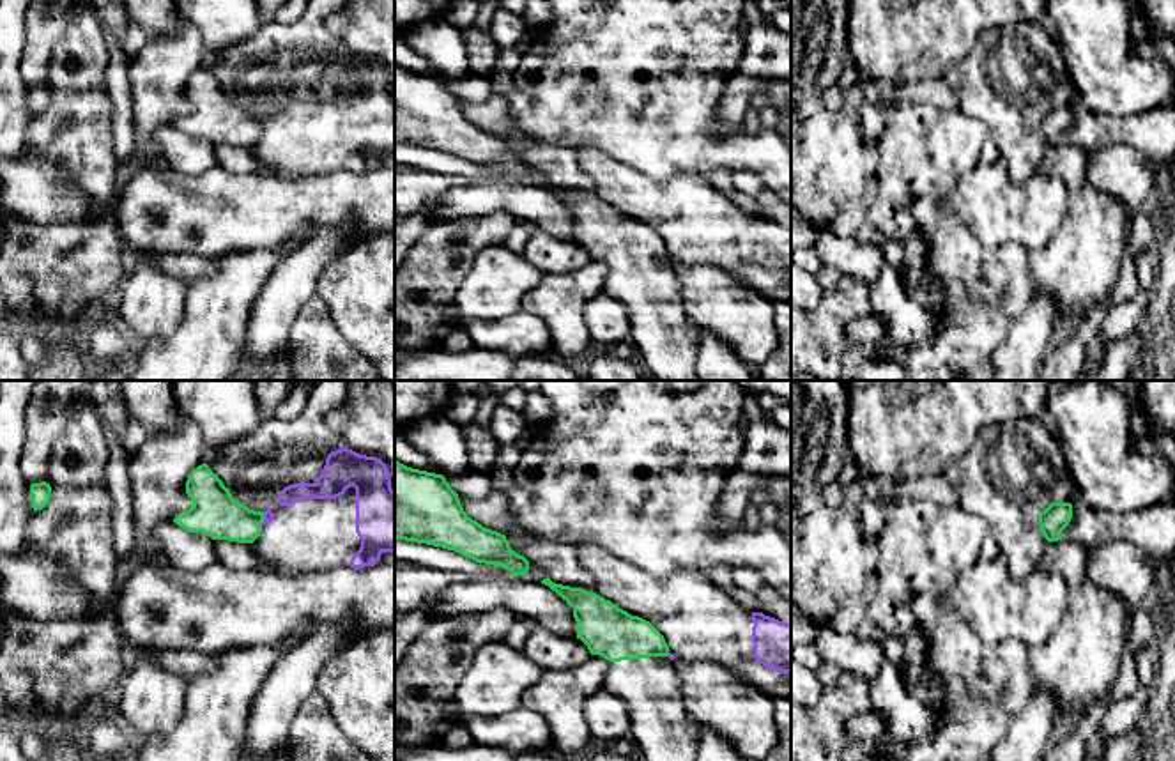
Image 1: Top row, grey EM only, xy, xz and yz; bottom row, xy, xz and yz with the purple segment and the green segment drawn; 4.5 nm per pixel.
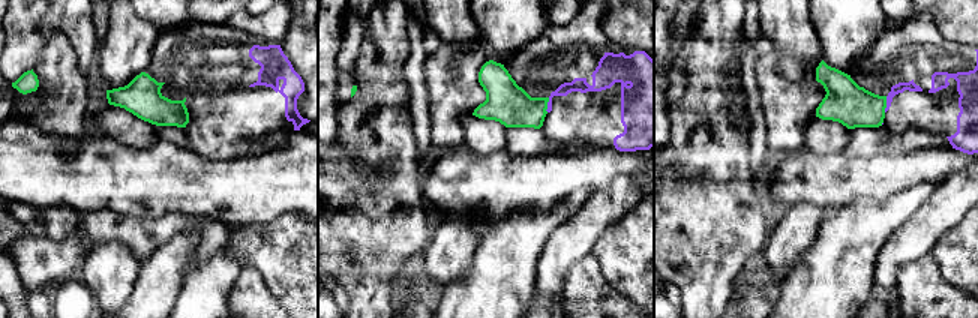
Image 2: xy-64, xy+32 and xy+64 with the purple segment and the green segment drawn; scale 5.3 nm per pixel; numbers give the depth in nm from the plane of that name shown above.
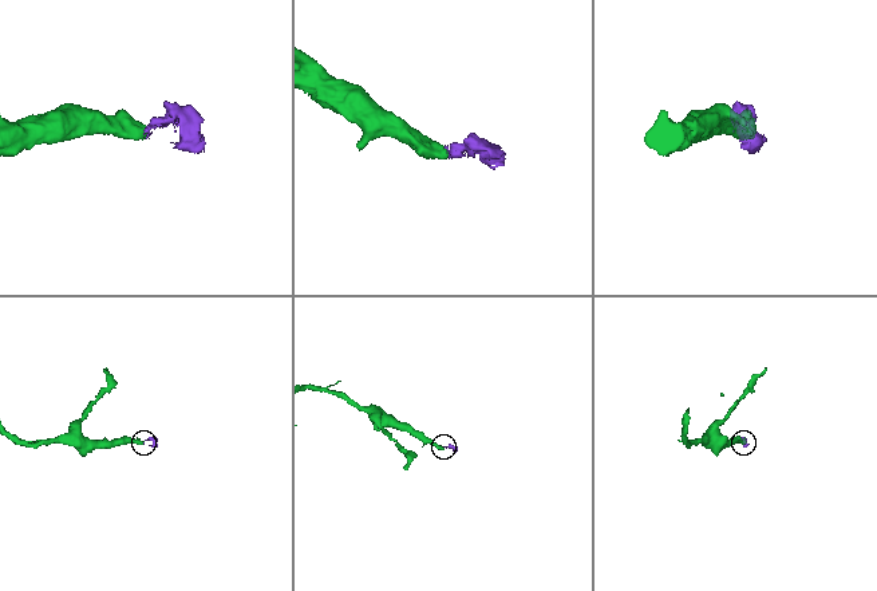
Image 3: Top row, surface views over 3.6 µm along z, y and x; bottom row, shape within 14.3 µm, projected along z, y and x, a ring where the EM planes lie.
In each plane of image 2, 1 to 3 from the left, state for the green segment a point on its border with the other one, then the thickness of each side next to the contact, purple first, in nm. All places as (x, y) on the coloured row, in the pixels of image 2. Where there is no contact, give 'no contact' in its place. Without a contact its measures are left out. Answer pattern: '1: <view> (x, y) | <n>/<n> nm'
1: no contact
2: xy+32 (548, 105) | 80/220 nm
3: xy+64 (887, 104) | 60/220 nm

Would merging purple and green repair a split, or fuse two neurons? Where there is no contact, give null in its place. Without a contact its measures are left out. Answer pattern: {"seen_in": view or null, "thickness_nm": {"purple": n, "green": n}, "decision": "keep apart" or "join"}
{"seen_in": "xy", "thickness_nm": {"purple": 50, "green": 220}, "decision": "keep apart"}

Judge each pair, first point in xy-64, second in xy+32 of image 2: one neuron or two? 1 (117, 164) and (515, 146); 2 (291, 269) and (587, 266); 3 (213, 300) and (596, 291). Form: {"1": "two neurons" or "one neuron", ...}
{"1": "two neurons", "2": "two neurons", "3": "two neurons"}

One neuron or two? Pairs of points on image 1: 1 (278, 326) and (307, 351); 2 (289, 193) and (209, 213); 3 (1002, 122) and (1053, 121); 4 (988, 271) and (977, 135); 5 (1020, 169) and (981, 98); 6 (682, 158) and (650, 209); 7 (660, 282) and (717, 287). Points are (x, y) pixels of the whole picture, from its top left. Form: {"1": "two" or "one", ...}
{"1": "two", "2": "one", "3": "two", "4": "one", "5": "one", "6": "two", "7": "two"}

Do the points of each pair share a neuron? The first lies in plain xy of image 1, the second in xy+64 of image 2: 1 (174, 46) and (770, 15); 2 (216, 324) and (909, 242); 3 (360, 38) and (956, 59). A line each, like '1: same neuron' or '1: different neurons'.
1: different neurons
2: different neurons
3: different neurons

